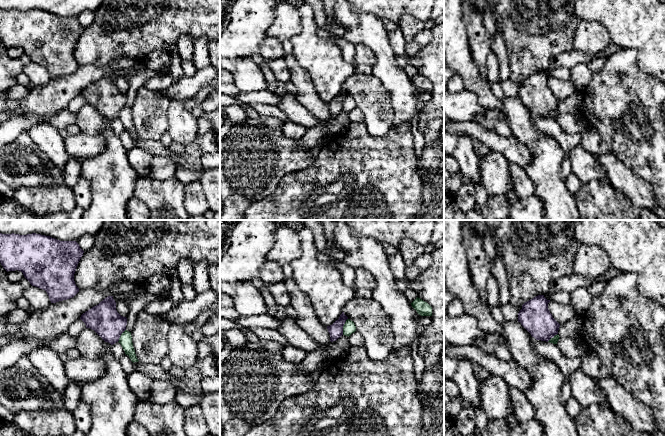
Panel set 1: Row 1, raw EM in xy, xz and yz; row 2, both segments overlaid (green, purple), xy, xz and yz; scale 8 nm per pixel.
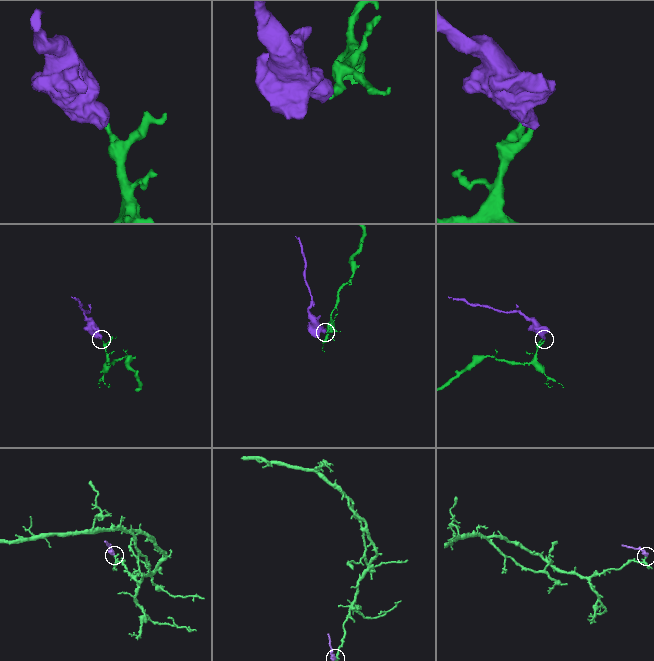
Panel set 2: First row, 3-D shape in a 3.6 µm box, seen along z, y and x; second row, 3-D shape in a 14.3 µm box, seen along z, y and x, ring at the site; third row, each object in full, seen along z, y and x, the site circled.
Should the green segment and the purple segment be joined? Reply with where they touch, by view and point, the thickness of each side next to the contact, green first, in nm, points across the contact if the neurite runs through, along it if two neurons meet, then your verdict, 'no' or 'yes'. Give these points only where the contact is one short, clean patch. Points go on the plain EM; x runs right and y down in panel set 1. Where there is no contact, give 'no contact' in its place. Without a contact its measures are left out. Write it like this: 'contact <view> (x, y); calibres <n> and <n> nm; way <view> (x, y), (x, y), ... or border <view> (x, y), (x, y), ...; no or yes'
contact xz (343, 102); calibres 100 and 120 nm; border xz (347, 94), (342, 110); no

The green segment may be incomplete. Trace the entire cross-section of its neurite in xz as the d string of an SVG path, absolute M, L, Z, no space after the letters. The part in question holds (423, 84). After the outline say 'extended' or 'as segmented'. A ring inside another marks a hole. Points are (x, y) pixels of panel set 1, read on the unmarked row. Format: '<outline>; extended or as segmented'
M416 74L412 79L412 83L421 92L432 92L432 83L420 74Z; as segmented

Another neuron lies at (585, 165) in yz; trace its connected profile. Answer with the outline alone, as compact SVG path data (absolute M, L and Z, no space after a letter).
M578 145L569 153L568 158L572 168L572 173L576 174L582 183L593 179L611 185L603 169L599 165L595 155L587 152L581 145Z

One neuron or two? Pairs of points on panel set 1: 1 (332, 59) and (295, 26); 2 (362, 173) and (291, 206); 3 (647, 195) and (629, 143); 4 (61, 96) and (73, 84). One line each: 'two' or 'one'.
1: two
2: one
3: two
4: one

